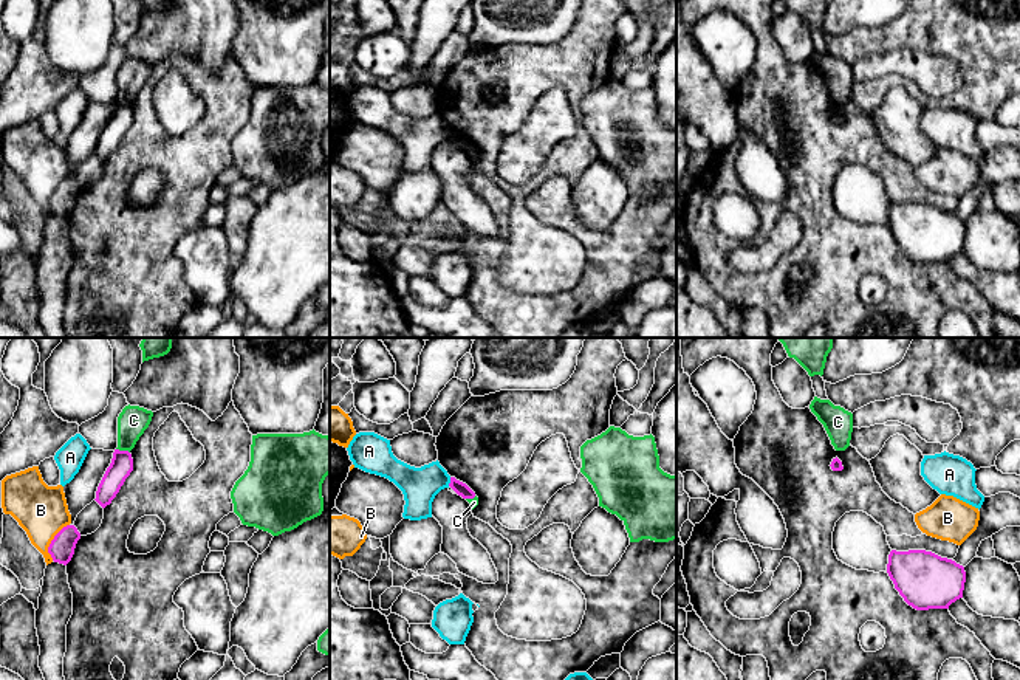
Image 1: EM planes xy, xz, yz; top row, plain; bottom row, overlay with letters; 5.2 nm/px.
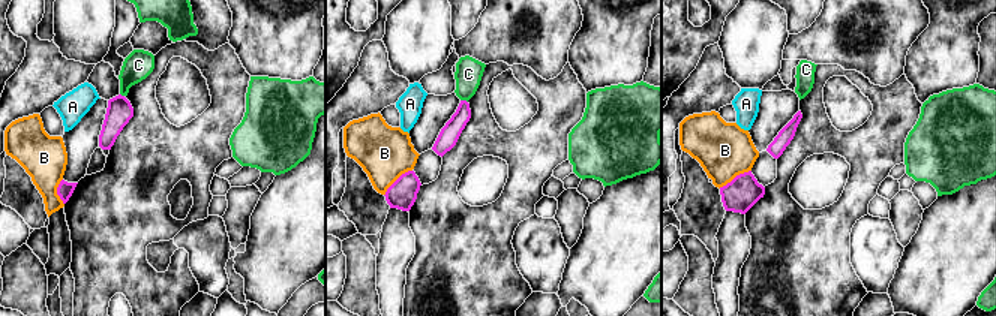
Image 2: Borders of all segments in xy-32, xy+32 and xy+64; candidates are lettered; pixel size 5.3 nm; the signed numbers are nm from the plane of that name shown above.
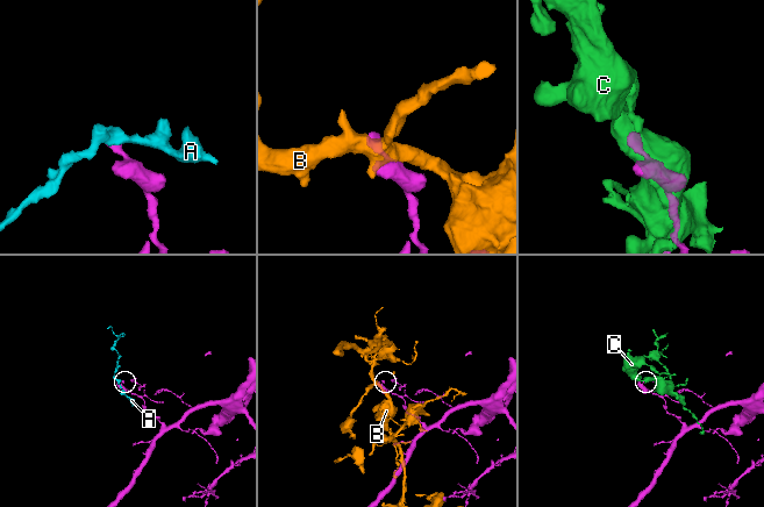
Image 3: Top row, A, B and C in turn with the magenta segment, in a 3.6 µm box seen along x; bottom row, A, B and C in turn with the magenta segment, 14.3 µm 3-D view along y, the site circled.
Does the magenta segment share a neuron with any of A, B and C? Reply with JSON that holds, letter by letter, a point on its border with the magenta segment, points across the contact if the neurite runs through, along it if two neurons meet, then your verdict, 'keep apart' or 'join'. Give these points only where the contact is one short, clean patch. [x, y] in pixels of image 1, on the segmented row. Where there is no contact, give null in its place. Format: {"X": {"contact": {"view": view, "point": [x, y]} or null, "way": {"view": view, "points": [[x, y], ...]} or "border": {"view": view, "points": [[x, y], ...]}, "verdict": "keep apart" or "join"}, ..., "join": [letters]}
{"A": {"contact": {"view": "xz", "point": [451, 482]}, "border": {"view": "xz", "points": [[451, 477], [448, 485]]}, "verdict": "keep apart"}, "B": {"contact": {"view": "xy", "point": [51, 541]}, "verdict": "keep apart"}, "C": {"contact": {"view": "xy", "point": [123, 451]}, "verdict": "keep apart"}, "join": []}

